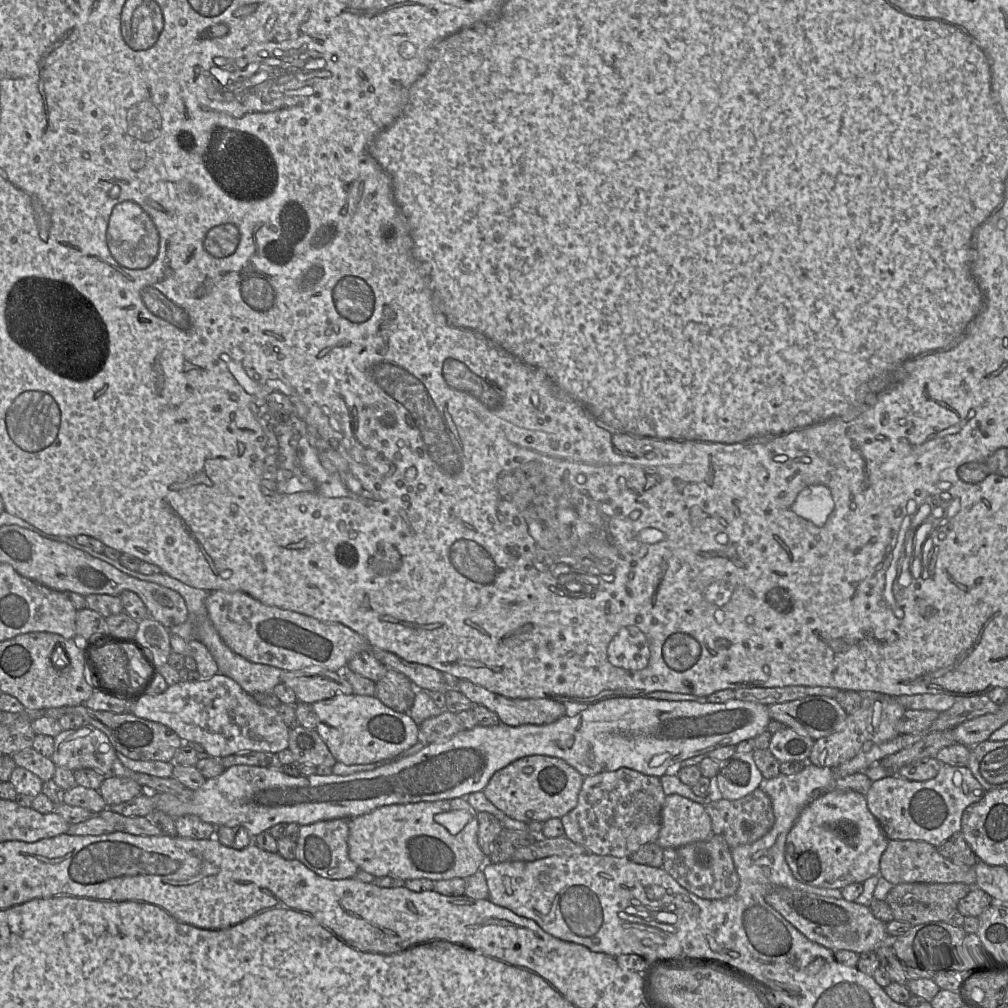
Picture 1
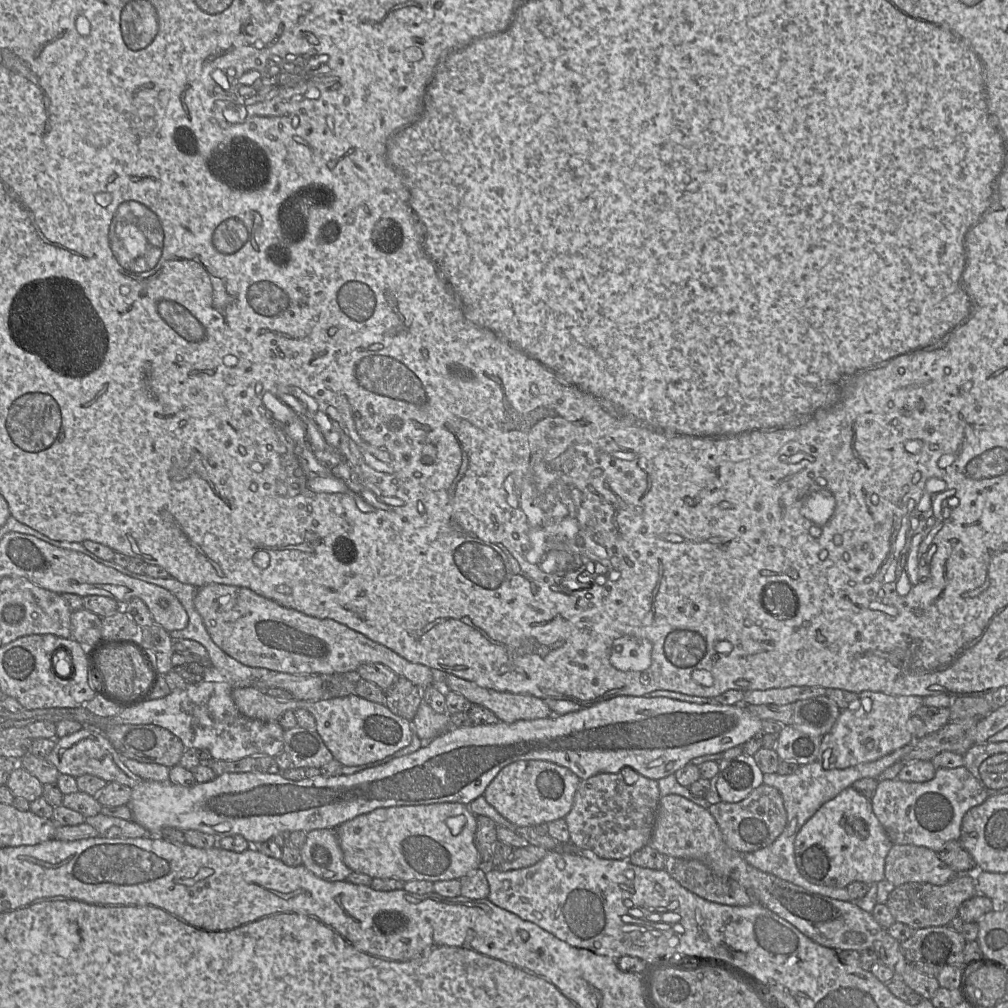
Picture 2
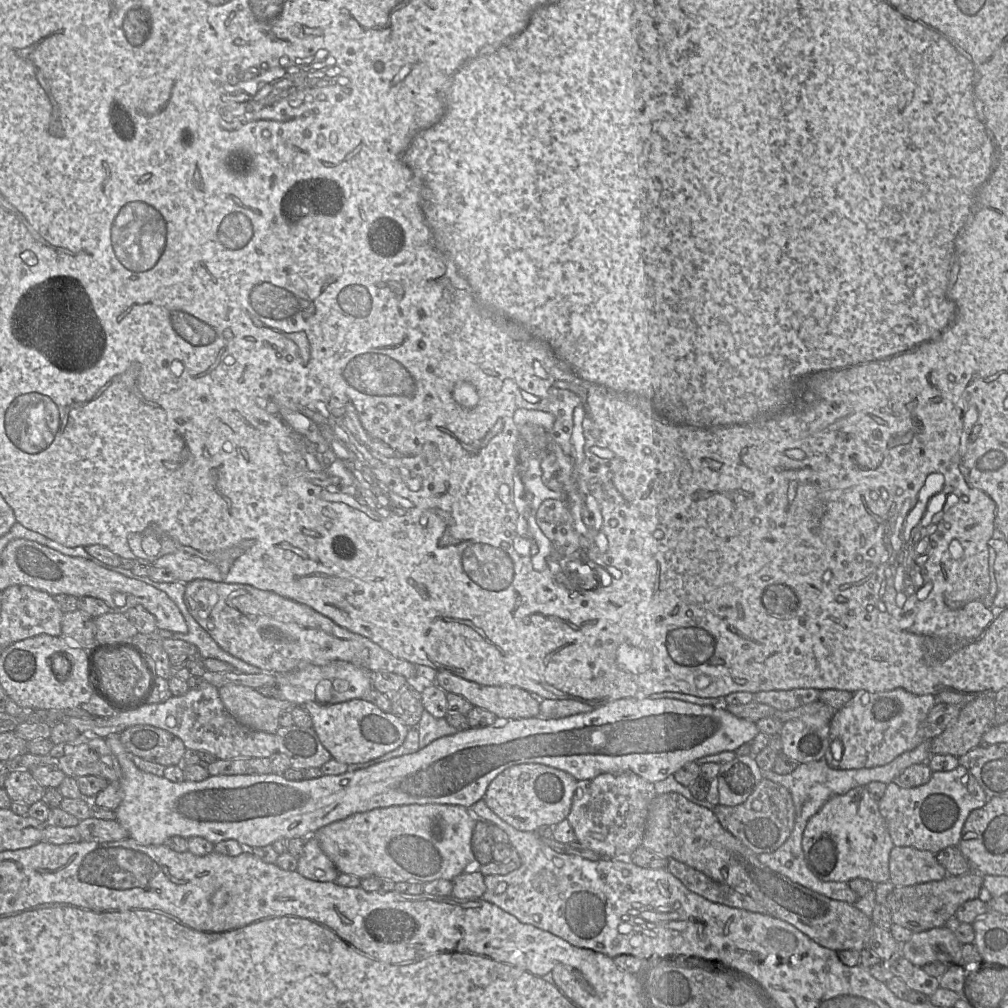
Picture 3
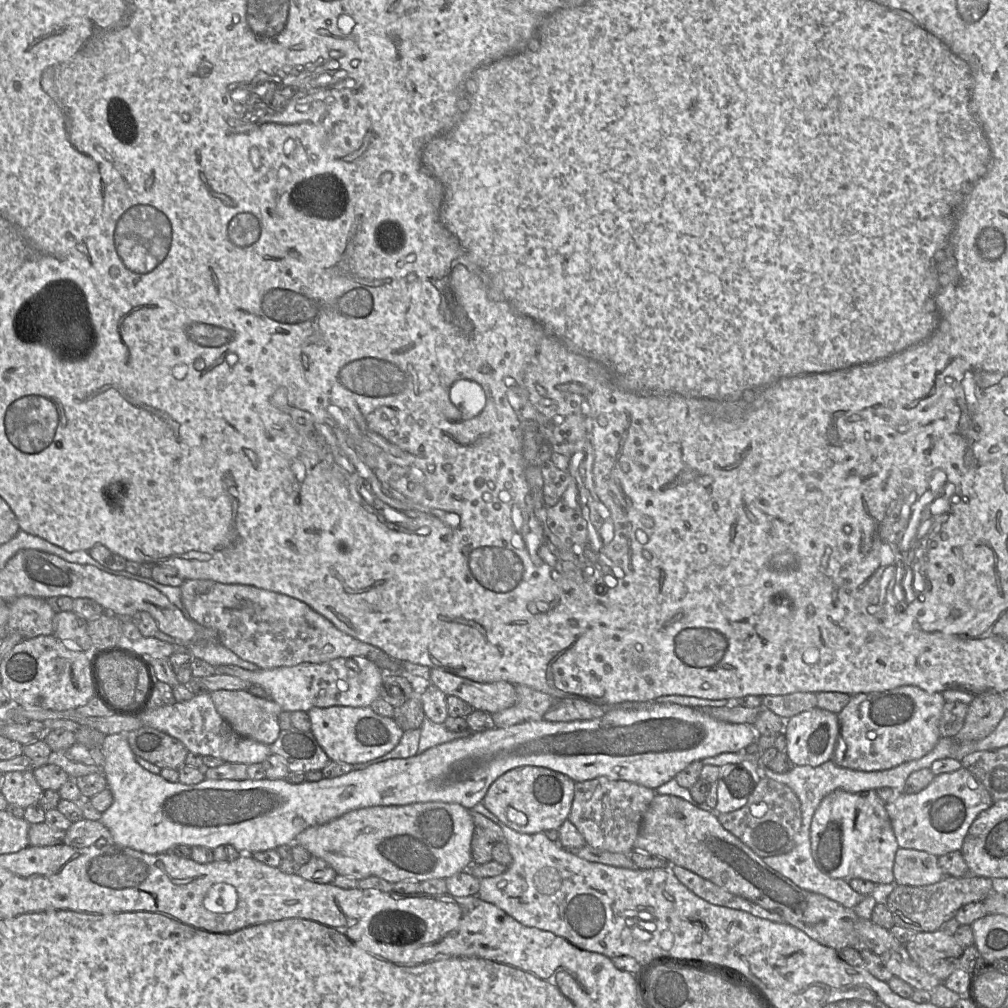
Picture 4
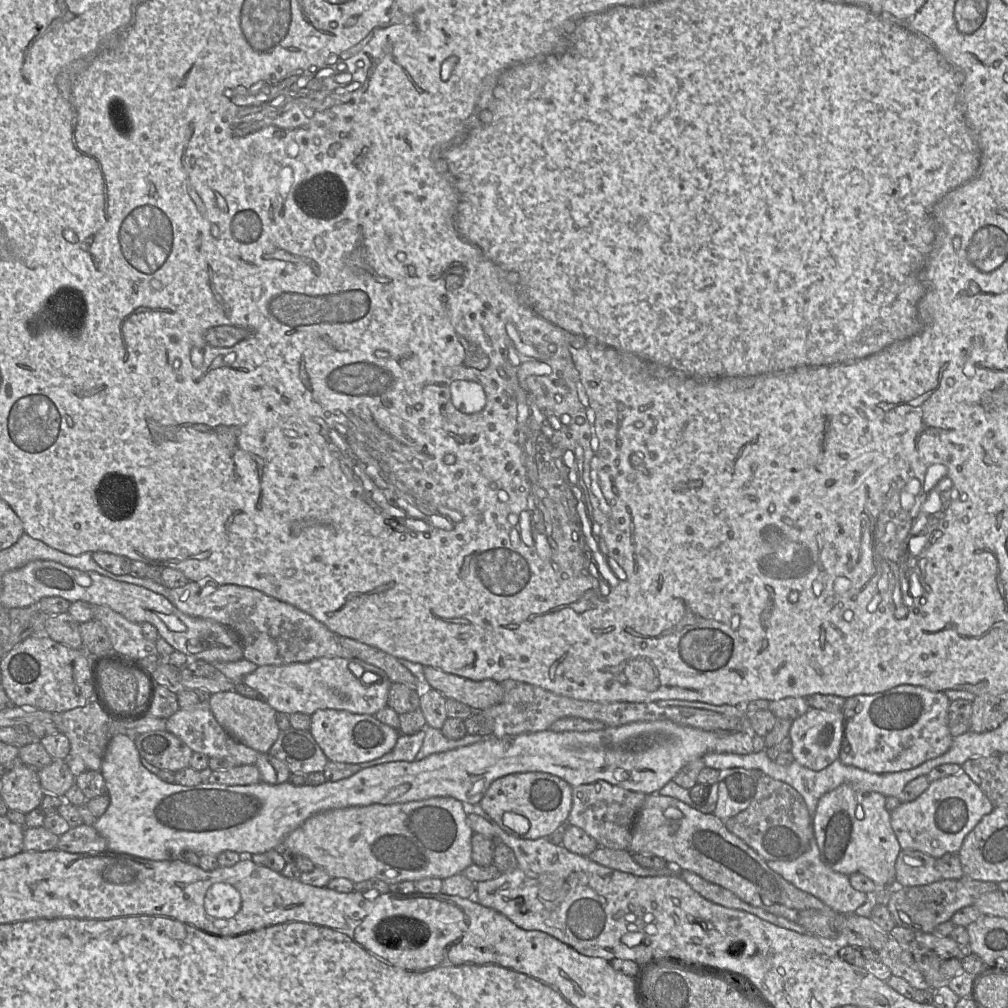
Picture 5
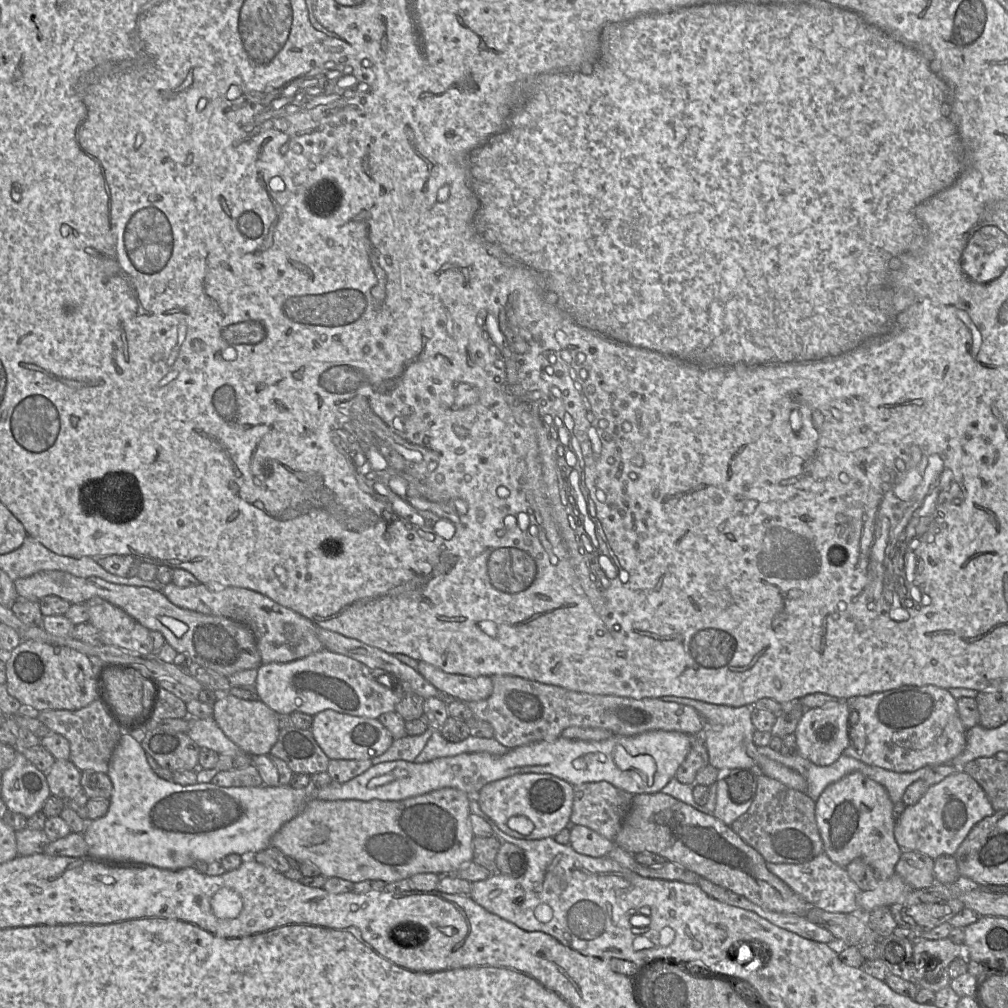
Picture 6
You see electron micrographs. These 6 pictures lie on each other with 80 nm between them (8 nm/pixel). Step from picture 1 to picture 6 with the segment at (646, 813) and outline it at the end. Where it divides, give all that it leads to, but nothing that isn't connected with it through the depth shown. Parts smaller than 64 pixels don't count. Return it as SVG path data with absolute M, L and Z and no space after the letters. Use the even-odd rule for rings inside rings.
M609 782L573 786L571 825L582 825L608 840L614 840L627 815L634 795Z

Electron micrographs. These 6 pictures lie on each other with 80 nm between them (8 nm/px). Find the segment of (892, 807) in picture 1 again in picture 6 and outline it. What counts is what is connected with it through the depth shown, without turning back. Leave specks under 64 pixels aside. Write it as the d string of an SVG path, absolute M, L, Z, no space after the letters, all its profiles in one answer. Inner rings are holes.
M959 770L928 788L915 805L907 806L896 818L894 836L904 851L918 852L933 860L953 856L971 829L995 810L982 787L969 774Z

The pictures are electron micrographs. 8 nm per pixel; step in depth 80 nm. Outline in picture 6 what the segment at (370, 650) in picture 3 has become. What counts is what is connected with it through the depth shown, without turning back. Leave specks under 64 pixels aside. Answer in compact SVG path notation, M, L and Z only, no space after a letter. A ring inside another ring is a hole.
M171 582L162 587L162 593L178 607L223 616L247 626L255 637L262 664L287 663L323 649L317 626L311 620L251 589L201 582L194 586L178 587Z

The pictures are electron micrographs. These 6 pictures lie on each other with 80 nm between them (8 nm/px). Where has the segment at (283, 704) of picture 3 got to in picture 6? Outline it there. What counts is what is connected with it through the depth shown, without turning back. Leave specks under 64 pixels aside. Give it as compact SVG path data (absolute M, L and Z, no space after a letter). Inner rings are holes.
M220 694L213 709L214 720L220 729L241 751L250 756L269 754L278 740L280 729L275 719L276 712L260 699L243 700L230 694Z

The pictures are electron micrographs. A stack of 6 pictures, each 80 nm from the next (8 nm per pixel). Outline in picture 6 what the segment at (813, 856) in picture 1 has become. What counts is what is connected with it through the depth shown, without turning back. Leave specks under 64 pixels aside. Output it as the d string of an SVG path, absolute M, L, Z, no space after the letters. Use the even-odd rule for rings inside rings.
M852 772L832 783L822 792L815 808L824 853L841 867L861 858L873 868L878 881L890 878L896 874L895 866L902 854L894 836L893 808L887 790L861 772Z

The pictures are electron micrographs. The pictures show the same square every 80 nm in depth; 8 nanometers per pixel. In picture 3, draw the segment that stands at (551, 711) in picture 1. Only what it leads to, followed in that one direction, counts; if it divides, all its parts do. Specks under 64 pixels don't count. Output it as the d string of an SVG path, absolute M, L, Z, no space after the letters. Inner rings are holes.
M438 672L435 683L446 693L454 693L473 706L493 713L500 721L537 717L540 699L514 686L487 686L450 672Z

